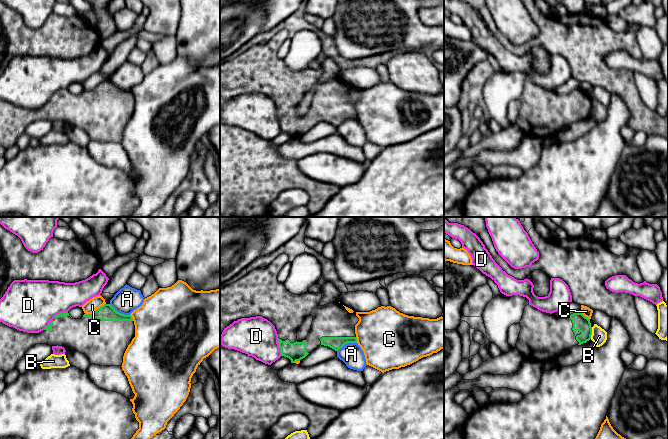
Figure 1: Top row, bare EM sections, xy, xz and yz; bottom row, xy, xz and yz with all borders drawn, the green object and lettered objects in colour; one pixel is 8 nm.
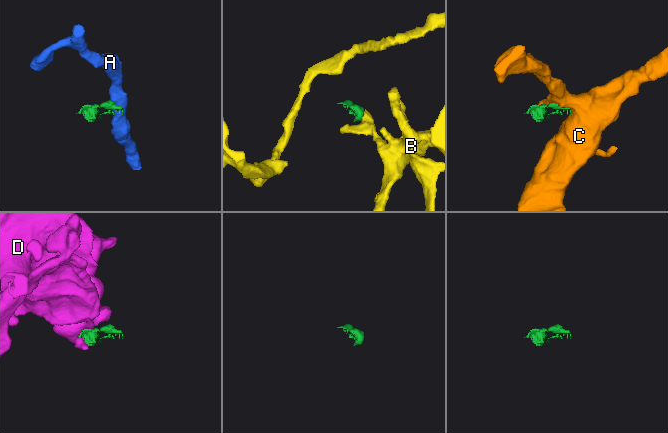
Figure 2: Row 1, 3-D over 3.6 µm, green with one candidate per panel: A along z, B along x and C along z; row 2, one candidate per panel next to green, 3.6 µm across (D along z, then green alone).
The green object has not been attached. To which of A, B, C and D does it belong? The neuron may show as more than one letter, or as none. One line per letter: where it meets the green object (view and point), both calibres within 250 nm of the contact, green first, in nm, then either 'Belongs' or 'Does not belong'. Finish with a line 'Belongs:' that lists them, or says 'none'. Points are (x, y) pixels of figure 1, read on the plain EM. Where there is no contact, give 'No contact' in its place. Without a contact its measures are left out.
A: Touches green at xy (118, 88). Thickness 130 nm (green) against 200 nm. Does not belong
B: Touches green at yz (591, 109). Thickness 130 nm (green) against 130 nm. Does not belong
C: Touches green at xy (96, 86). Thickness 130 nm (green) against 100 nm. Does not belong
D: Touches green at xz (279, 122). Thickness 150 nm (green) against 320 nm. Does not belong
Belongs: none

